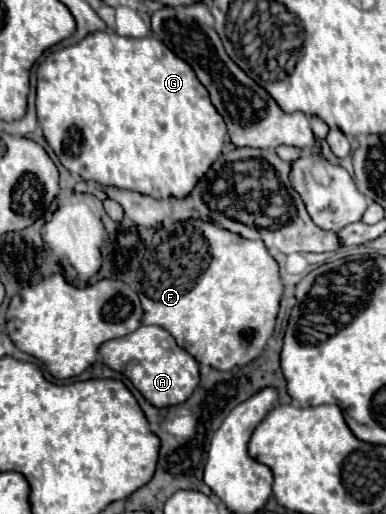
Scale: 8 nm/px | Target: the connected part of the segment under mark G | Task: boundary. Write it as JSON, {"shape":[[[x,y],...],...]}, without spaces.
{"shape":[[[113,31],[91,33],[89,37],[81,39],[79,43],[75,43],[71,47],[57,49],[37,67],[37,119],[39,119],[39,125],[45,133],[45,139],[47,139],[49,147],[55,151],[59,161],[71,173],[77,173],[79,177],[83,177],[87,181],[97,181],[97,183],[103,183],[103,185],[115,185],[119,189],[139,191],[139,193],[151,195],[155,199],[161,199],[161,197],[167,197],[167,195],[187,197],[193,191],[193,187],[197,185],[197,181],[209,171],[213,161],[221,155],[223,141],[225,141],[225,135],[227,135],[225,121],[217,113],[217,109],[213,107],[213,103],[209,99],[209,91],[205,89],[205,85],[201,85],[201,81],[197,81],[197,75],[193,73],[193,69],[185,61],[181,61],[157,37],[133,39],[133,37],[121,37]]]}

